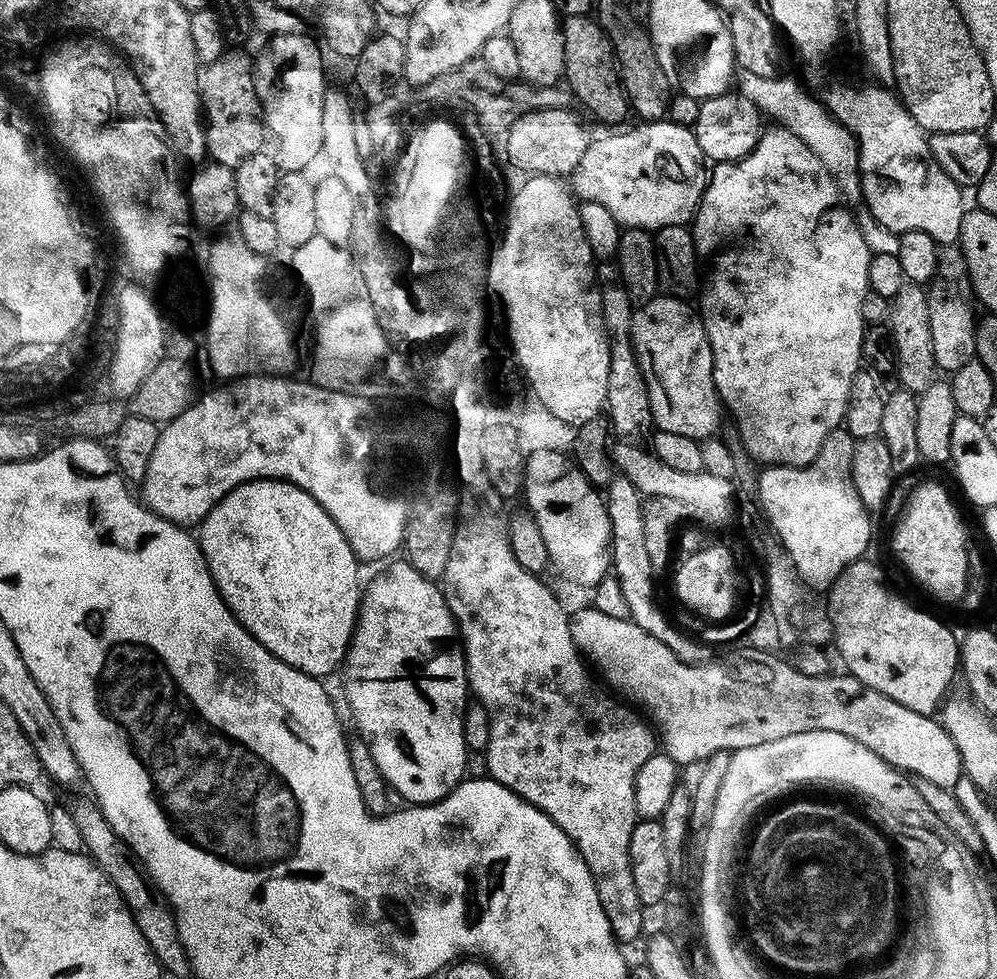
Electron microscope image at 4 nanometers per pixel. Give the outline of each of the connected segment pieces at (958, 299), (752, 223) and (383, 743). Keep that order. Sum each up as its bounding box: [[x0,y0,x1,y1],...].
[[926,242,978,373],[690,126,874,468],[342,558,470,805]]

